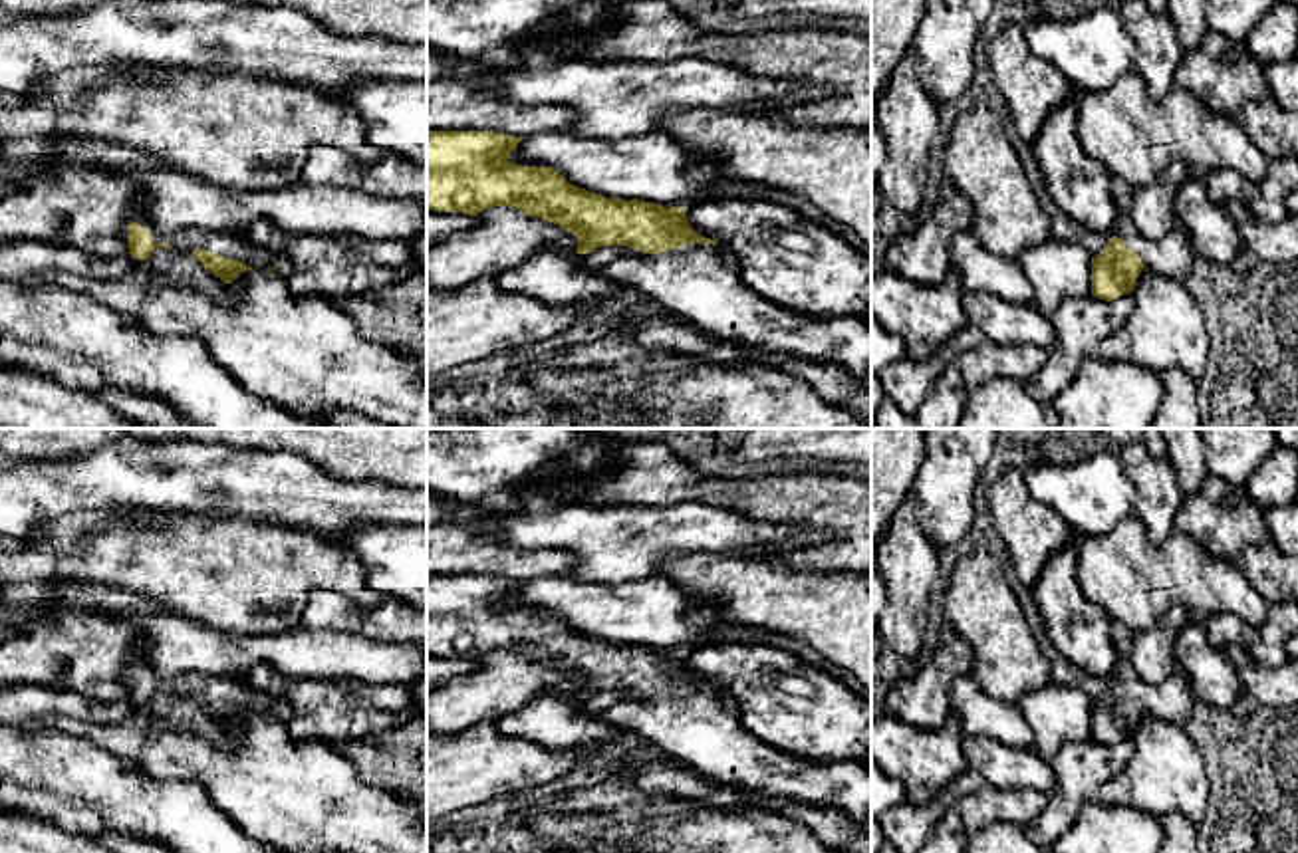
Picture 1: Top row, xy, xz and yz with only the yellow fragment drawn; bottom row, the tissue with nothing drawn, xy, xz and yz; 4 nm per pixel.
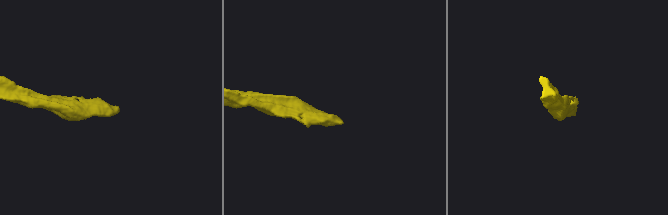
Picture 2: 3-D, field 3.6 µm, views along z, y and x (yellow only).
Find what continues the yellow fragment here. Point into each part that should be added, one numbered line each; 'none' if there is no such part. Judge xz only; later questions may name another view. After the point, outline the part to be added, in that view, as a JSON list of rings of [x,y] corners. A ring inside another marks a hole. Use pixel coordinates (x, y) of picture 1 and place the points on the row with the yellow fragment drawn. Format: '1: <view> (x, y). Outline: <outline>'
1: xz (699, 282). Outline: [[[687,244],[611,260],[599,276],[679,315],[711,337],[758,353],[806,357],[845,369],[871,389],[871,325],[861,317],[794,313],[750,290],[730,250]]]

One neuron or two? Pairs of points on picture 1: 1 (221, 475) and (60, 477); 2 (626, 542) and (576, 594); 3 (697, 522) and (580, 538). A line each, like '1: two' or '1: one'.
1: one
2: two
3: one

